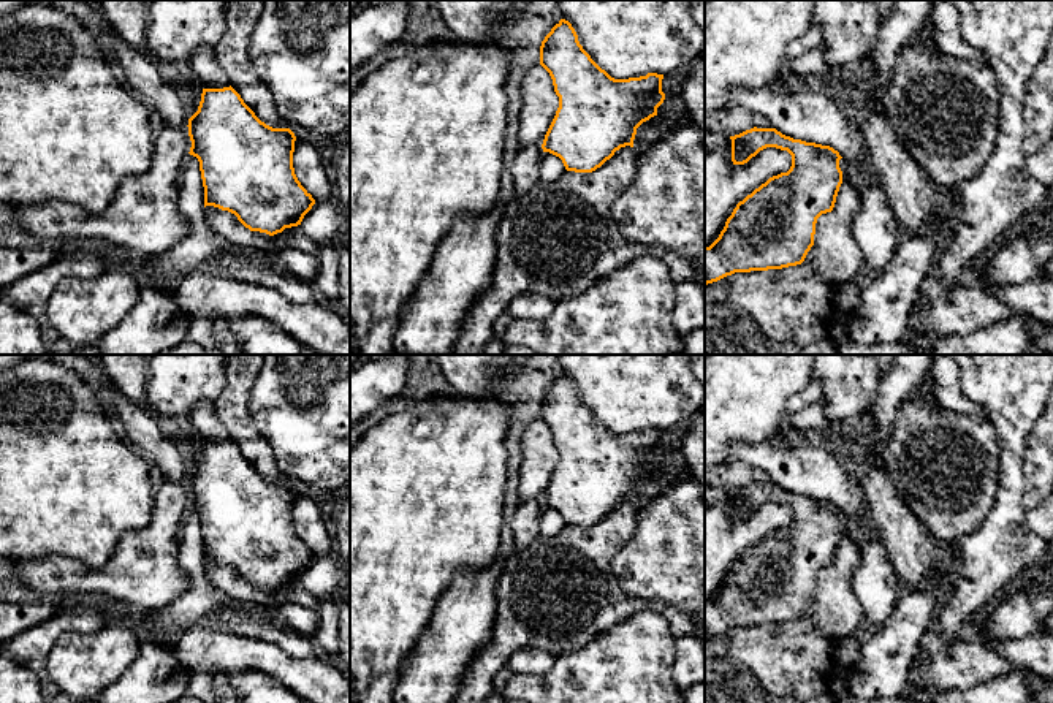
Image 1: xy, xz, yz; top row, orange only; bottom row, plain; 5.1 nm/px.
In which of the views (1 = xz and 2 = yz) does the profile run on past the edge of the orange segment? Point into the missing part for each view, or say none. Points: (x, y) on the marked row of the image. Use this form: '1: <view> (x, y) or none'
1: none
2: none

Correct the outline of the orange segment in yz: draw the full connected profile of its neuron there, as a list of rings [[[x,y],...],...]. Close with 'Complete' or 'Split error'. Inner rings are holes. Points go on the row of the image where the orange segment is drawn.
[[[757,127],[730,139],[733,165],[776,147],[792,155],[792,166],[739,201],[719,238],[705,247],[705,285],[735,272],[801,264],[814,245],[817,218],[833,211],[842,184],[842,157],[830,146]]]. Complete

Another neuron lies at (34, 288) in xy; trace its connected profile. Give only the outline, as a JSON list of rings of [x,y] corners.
[[[57,252],[55,258],[44,268],[24,276],[0,291],[0,299],[25,309],[46,302],[62,279],[93,279],[111,268],[98,253],[92,252]]]

